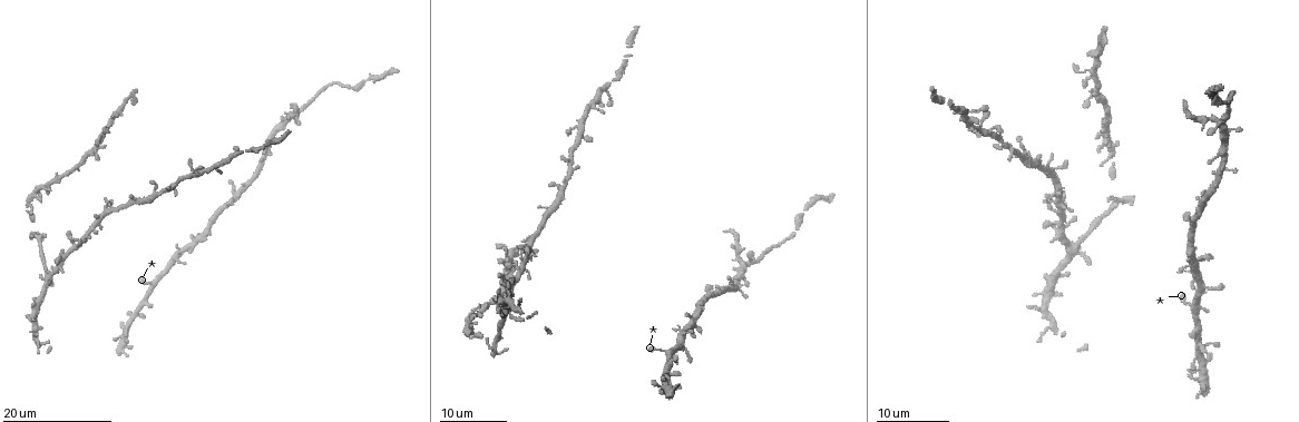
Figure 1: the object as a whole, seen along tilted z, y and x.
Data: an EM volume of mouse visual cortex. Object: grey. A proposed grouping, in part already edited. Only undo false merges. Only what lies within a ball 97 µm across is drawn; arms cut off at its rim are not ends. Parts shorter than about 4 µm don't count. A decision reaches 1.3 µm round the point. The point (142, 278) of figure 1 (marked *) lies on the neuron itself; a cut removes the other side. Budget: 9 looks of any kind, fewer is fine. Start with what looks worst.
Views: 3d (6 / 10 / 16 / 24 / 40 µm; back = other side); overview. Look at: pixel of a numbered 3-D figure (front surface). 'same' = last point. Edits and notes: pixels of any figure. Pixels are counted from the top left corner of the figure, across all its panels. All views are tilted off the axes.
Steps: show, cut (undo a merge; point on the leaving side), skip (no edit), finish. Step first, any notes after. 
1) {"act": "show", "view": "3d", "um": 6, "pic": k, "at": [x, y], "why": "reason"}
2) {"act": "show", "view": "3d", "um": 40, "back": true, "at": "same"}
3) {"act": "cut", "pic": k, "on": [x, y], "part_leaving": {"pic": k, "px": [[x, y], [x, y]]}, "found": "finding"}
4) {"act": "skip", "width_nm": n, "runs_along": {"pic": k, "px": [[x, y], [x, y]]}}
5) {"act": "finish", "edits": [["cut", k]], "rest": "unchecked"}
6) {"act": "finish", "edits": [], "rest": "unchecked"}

{"act": "show", "view": "3d", "um": 24, "pic": 1, "at": [1100, 36], "why": "abrupt turn"}

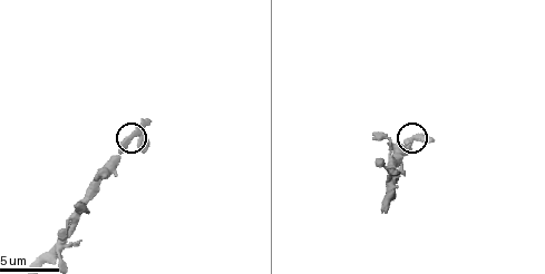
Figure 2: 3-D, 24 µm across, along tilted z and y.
{"act": "show", "view": "3d", "um": 6, "pic": 2, "at": [134, 134]}

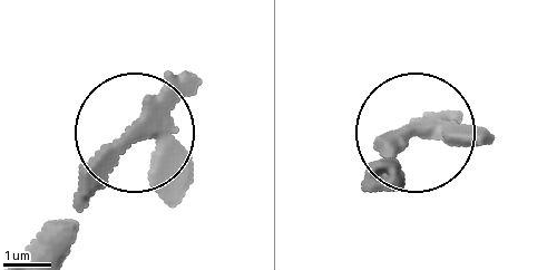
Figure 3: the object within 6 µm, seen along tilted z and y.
{"act": "skip", "arms": 3, "runs_along": {"pic": 3, "px": [[370, 185], [409, 136]]}, "found": "one neuron here"}

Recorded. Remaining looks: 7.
{"act": "show", "view": "3d", "um": 16, "pic": 1, "at": [1078, 243]}

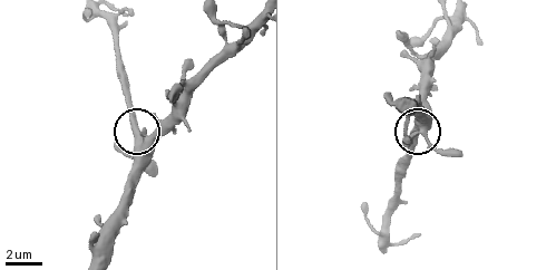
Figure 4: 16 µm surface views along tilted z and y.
{"act": "show", "view": "3d", "um": 10, "at": "same"}

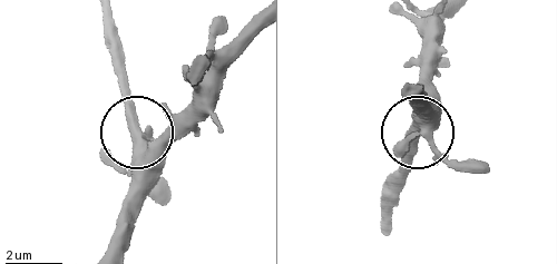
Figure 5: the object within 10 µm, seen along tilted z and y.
{"act": "skip", "side_arm_um": 12, "found": "all the same neuron"}

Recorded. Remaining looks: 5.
{"act": "show", "view": "3d", "um": 16, "pic": 1, "at": [741, 262], "why": "small branch off a trunk"}

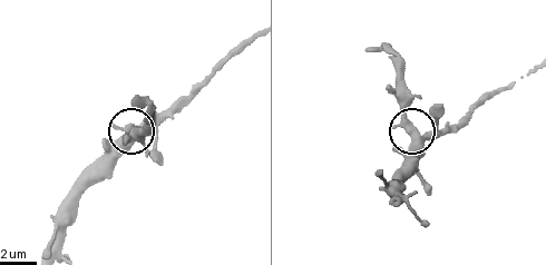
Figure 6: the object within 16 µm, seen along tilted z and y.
{"act": "show", "view": "3d", "um": 10, "pic": 6, "at": [411, 131], "why": "zoom in"}

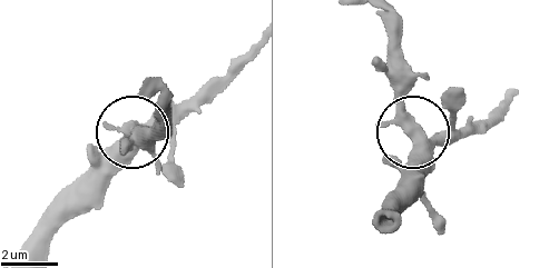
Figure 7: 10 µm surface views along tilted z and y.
{"act": "skip", "runs_along": {"pic": 7, "px": [[375, 220], [413, 136], [401, 102], [401, 55]]}, "found": "all the same neuron"}

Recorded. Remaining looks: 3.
{"act": "show", "view": "3d", "um": 16, "pic": 1, "at": [152, 287], "why": "two arms in line, one across"}

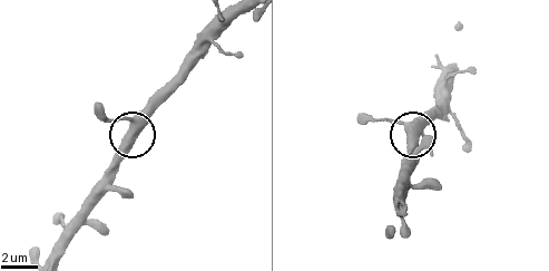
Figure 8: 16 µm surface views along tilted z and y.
{"act": "show", "view": "3d", "um": 6, "pic": 8, "at": [139, 129]}

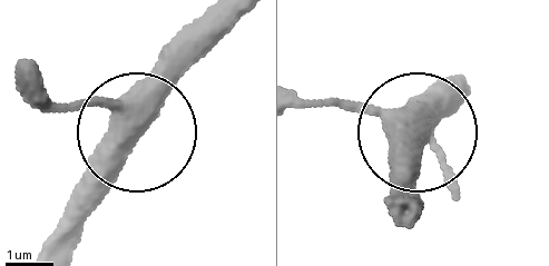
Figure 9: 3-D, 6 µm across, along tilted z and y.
{"act": "show", "view": "3d", "um": 6, "back": true, "pic": 9, "at": [131, 133]}

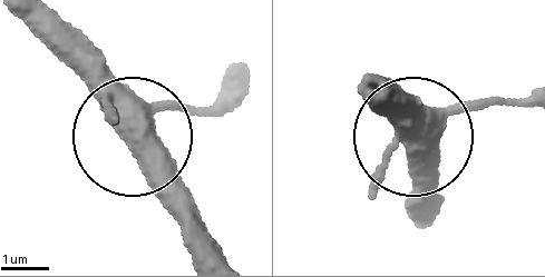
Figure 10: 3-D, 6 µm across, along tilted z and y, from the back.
{"act": "skip", "side_arm_um": 34, "runs_along": {"pic": 10, "px": [[231, 79], [133, 141], [154, 188], [219, 241]]}, "found": "one neuron here"}

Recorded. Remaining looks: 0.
{"act": "finish", "edits": [], "rest": "unchecked"}

